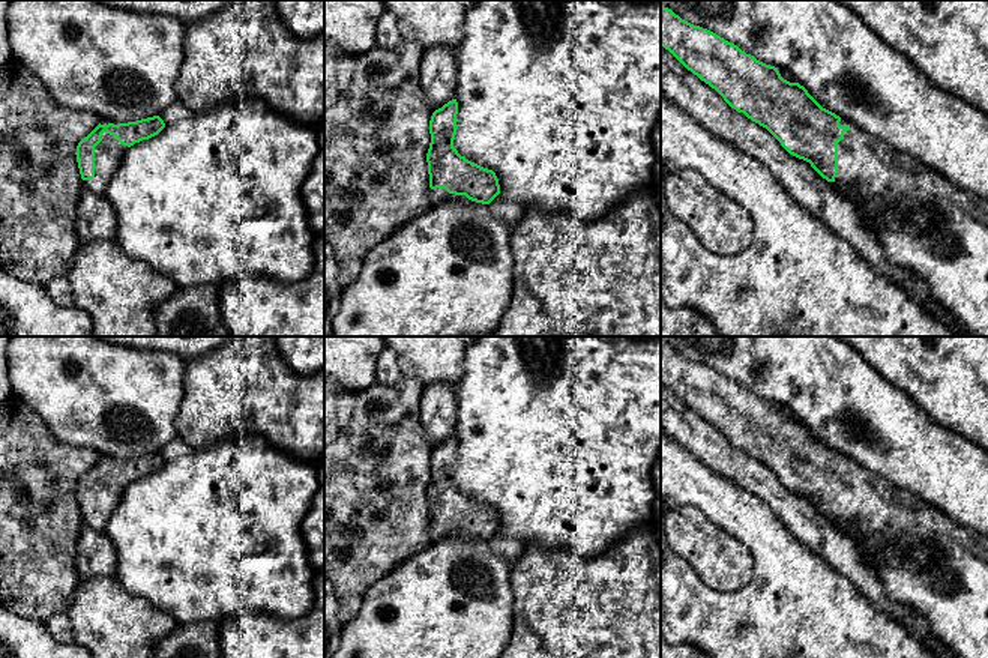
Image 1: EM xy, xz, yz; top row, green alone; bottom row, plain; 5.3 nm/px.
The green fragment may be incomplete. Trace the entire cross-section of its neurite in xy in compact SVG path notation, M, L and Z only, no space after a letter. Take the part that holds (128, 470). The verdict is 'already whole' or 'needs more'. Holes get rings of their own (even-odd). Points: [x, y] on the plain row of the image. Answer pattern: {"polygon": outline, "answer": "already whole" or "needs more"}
{"polygon": "M159 452L137 458L101 460L77 482L77 499L83 521L96 530L105 530L107 520L131 482L158 472L165 464Z", "answer": "needs more"}

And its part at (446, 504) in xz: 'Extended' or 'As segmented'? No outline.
Extended

